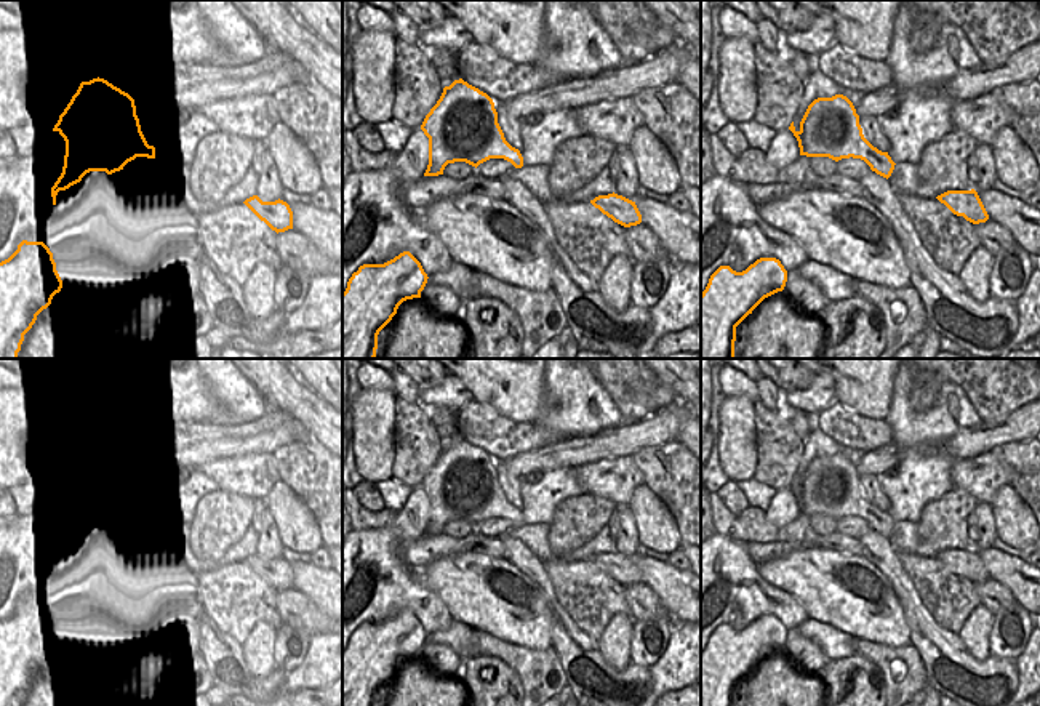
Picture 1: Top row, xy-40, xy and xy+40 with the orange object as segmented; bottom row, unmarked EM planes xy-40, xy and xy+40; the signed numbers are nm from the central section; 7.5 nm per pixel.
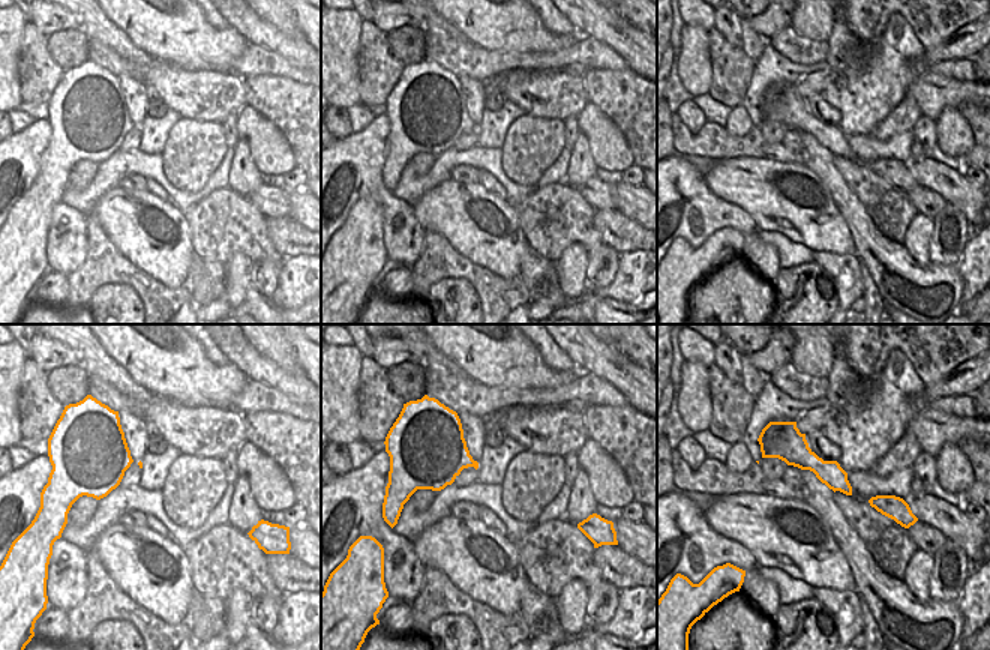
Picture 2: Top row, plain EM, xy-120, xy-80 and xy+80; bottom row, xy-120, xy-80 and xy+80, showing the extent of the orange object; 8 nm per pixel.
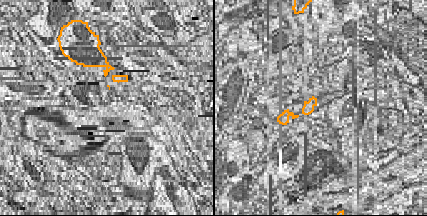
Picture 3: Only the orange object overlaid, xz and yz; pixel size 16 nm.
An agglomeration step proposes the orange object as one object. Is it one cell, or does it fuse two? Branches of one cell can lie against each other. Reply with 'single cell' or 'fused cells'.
fused cells

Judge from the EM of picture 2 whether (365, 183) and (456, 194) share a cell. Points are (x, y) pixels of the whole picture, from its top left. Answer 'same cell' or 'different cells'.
different cells

